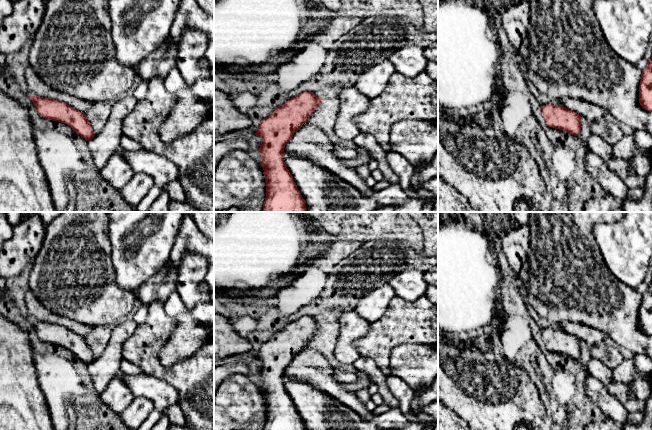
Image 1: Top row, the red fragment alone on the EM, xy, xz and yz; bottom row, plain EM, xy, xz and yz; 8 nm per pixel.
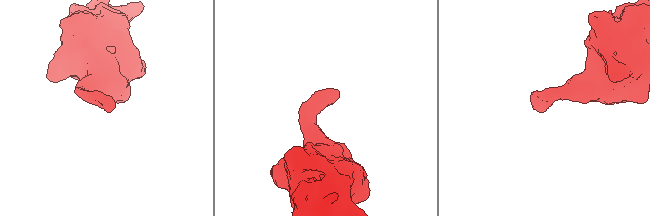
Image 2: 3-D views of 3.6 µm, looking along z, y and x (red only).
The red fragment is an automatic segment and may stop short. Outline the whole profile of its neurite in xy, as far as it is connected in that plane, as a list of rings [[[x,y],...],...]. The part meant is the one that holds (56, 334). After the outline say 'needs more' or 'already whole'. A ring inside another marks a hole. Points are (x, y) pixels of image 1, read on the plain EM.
[[[30,319],[30,322],[37,338],[41,341],[67,348],[86,365],[94,362],[95,358],[86,338],[60,324],[43,322],[36,319]]] | already whole

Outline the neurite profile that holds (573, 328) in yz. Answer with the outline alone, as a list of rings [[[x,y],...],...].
[[[564,322],[561,326],[567,333],[573,334],[575,337],[591,345],[598,346],[604,343],[607,337],[602,331],[580,323]]]

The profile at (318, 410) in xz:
[[[285,377],[284,386],[306,430],[400,430],[410,422],[399,408],[371,419],[362,418],[323,390],[300,379]]]

